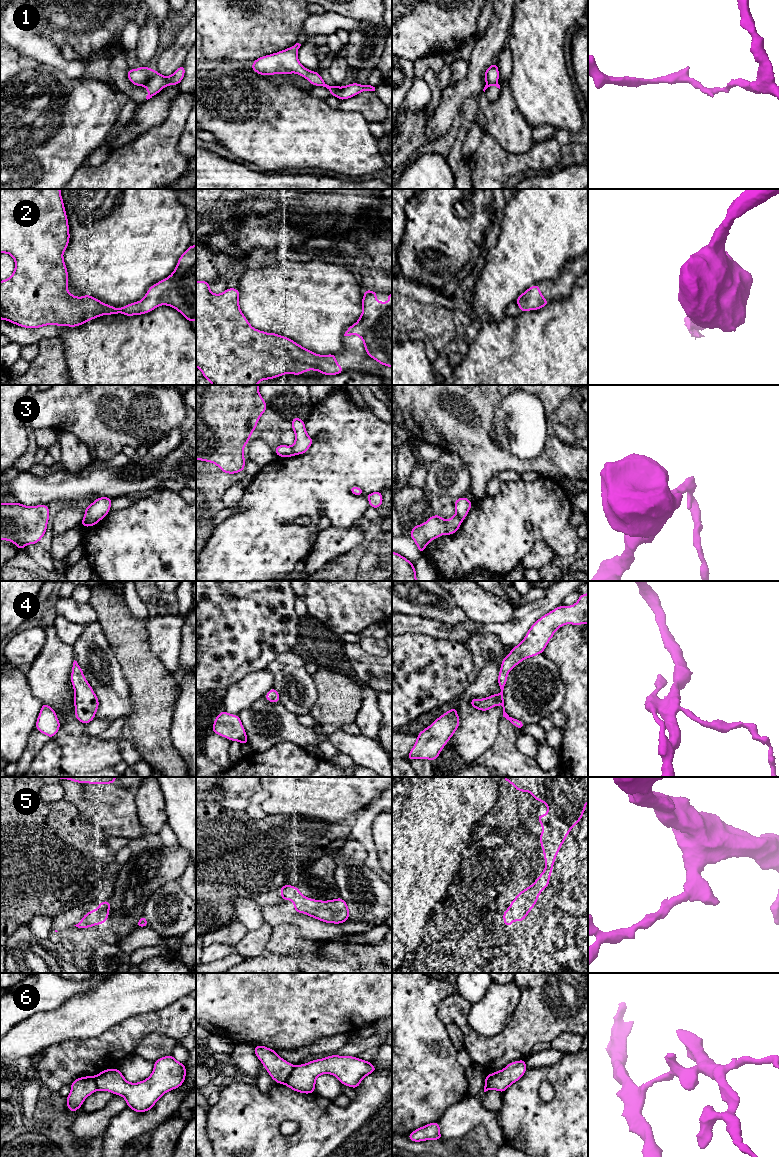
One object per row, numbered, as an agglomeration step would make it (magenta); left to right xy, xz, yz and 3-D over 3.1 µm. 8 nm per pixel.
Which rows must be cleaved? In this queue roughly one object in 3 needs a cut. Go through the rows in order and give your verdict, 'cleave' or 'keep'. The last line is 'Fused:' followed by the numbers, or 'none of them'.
1: cleave
2: keep
3: cleave
4: keep
5: keep
6: cleave
Fused: 1, 3, 6

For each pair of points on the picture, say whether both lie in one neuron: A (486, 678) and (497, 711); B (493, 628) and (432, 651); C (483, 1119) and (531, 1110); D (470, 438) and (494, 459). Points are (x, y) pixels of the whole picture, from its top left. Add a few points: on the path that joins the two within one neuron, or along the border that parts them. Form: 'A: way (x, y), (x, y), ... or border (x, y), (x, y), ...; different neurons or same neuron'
A: way (471, 693), (466, 706), (475, 715), (482, 715); same neuron
B: border (434, 637), (461, 642); different neurons
C: border (496, 1113), (502, 1135), (505, 1139); different neurons
D: way (476, 444), (488, 456); same neuron

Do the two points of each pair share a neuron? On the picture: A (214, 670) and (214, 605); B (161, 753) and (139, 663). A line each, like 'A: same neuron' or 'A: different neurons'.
A: same neuron
B: same neuron

